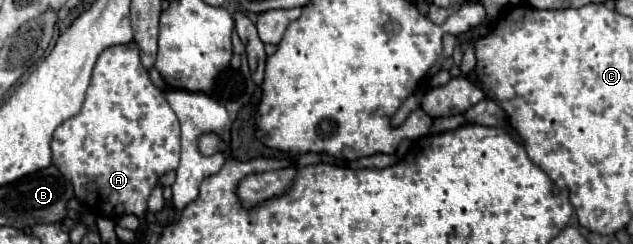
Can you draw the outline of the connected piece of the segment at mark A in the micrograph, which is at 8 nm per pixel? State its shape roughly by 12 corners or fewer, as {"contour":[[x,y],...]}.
{"contour":[[136,44],[106,48],[52,164],[94,214],[142,216],[180,126]]}

